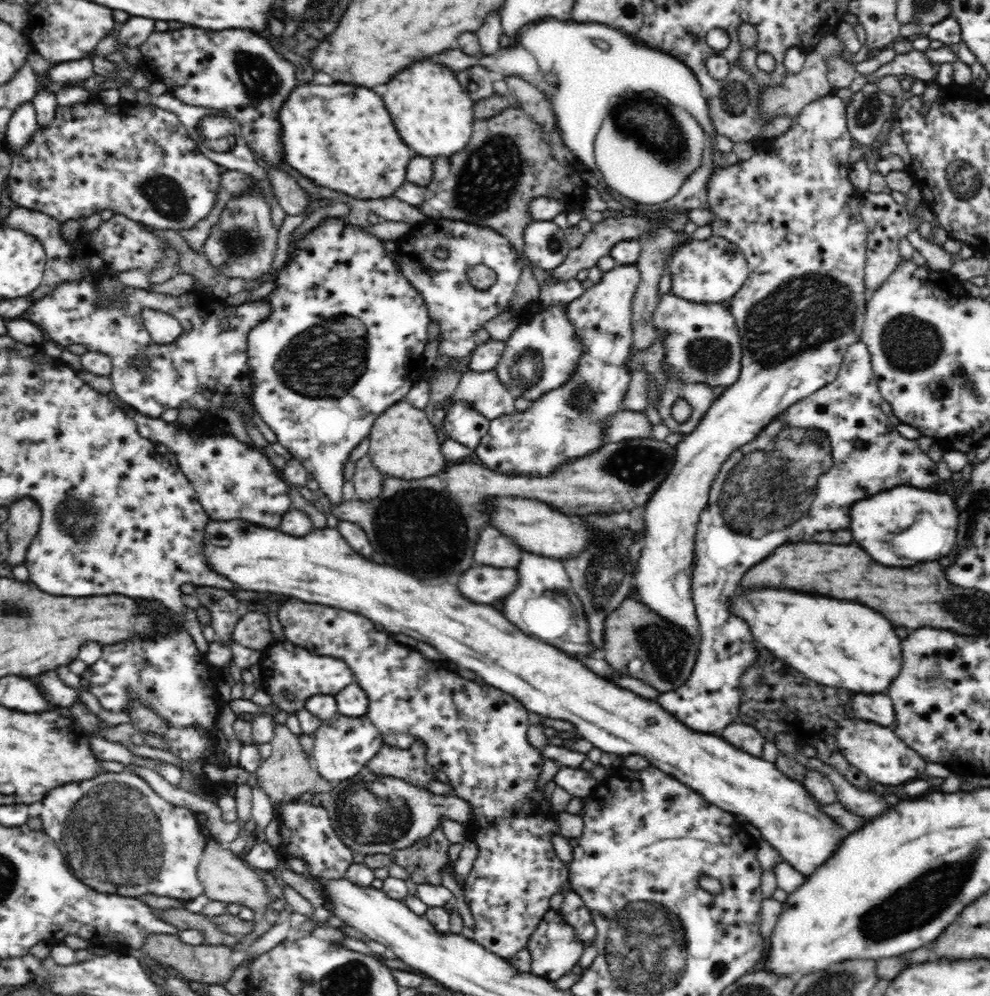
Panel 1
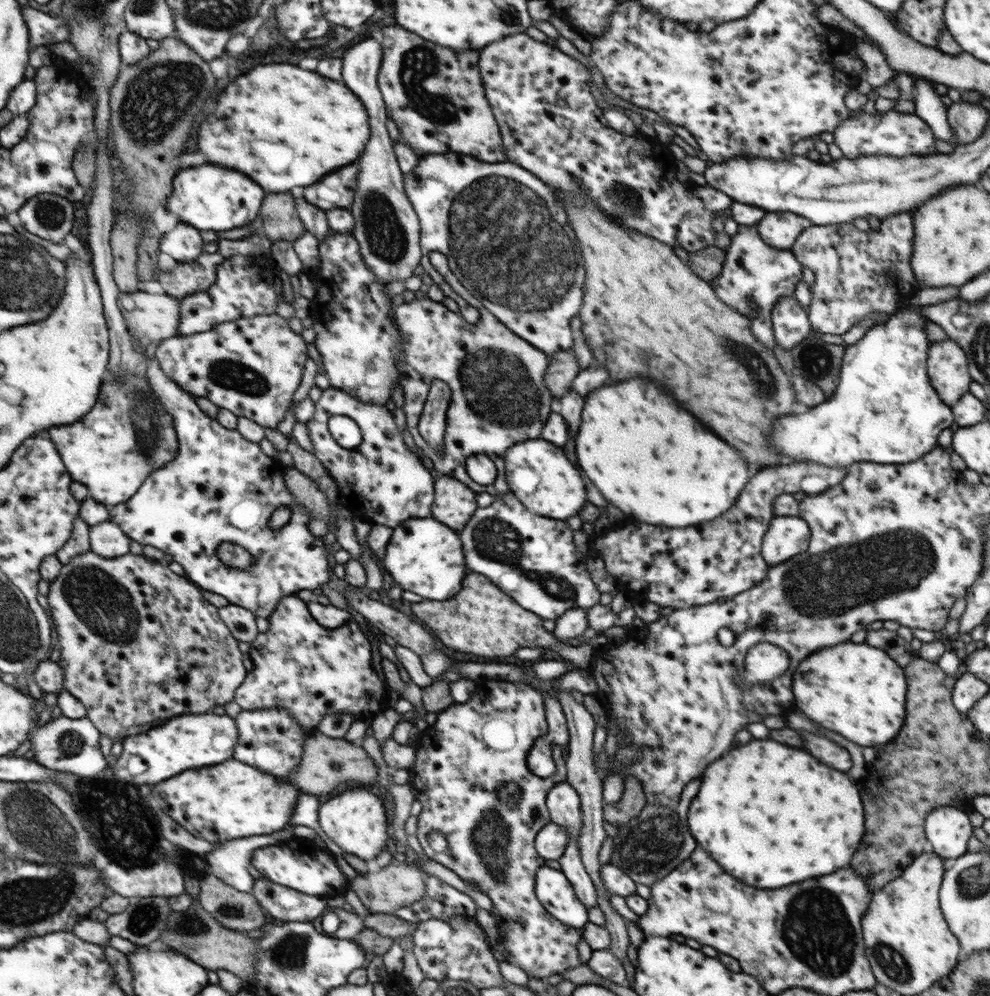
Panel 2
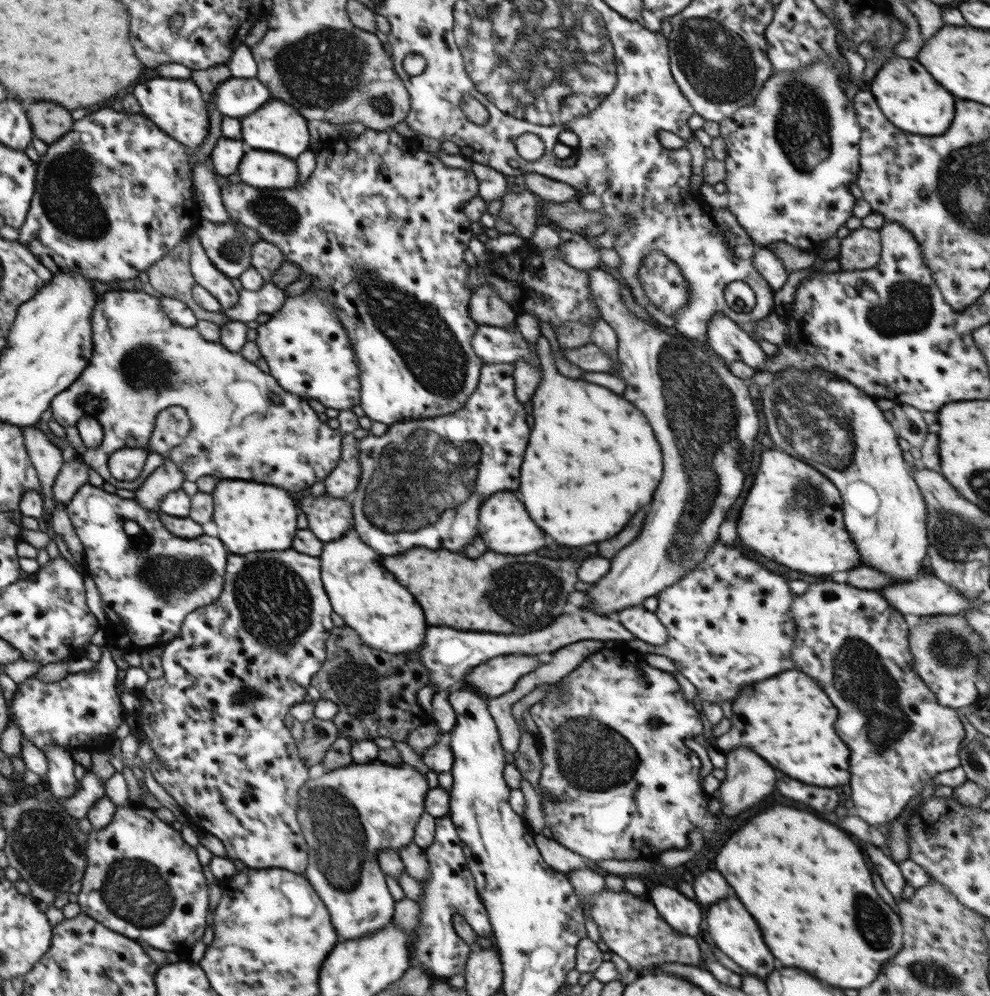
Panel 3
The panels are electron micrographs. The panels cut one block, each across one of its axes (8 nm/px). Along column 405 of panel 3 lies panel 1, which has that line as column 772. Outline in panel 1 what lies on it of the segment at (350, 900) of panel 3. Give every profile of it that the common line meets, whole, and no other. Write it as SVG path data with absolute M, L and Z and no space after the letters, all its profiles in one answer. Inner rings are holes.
M236 519L211 520L205 530L202 553L206 555L206 563L214 568L216 573L236 582L242 590L278 592L310 604L341 608L369 618L389 634L407 634L416 640L431 644L442 658L450 660L453 667L472 670L491 687L516 698L527 711L536 712L541 718L548 717L572 723L576 727L576 736L589 740L600 751L613 756L620 755L622 758L630 754L644 756L650 765L676 777L678 781L700 793L709 803L719 806L727 813L742 814L747 819L746 824L755 826L760 831L761 838L779 852L782 860L791 864L806 878L814 874L816 868L824 864L842 842L841 825L835 818L830 818L822 812L822 804L814 799L802 782L790 779L772 762L766 762L762 757L751 756L734 747L734 744L724 740L720 734L712 735L687 728L657 702L644 699L630 690L610 683L584 666L577 658L536 637L524 634L493 604L474 603L466 599L456 584L444 580L444 584L428 586L422 579L410 576L406 572L398 572L398 568L394 566L382 566L372 560L366 560L366 557L358 554L346 542L341 532L334 528L313 529L310 534L300 538ZM216 536L230 538L230 544L214 546L212 538Z

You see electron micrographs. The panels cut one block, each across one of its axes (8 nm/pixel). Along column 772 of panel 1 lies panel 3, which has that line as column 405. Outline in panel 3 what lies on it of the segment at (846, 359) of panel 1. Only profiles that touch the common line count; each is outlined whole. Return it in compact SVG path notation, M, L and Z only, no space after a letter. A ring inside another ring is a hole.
M510 363L485 364L481 368L476 390L459 411L428 420L391 424L386 433L380 437L370 434L358 440L361 476L351 505L353 527L358 531L364 544L384 556L396 556L414 546L426 546L432 550L448 548L456 552L466 544L470 544L472 538L476 536L479 506L491 494L518 490L520 464L528 446L531 430L526 423L527 413L524 404L518 400L515 393L513 372L514 365Z

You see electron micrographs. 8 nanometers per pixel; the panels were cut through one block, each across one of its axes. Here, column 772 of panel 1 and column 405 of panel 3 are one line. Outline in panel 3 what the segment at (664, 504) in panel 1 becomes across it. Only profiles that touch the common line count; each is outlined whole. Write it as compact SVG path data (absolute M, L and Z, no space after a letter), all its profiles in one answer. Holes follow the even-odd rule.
M394 127L381 131L367 128L357 138L347 137L332 145L324 144L316 153L317 167L308 179L301 185L297 184L287 189L259 189L260 192L256 192L244 181L237 184L230 183L227 176L218 174L212 168L214 178L220 187L223 206L232 223L242 224L258 231L262 241L270 241L274 247L278 247L285 260L300 267L301 277L312 277L309 288L323 288L331 293L331 301L337 308L338 318L347 332L348 341L352 343L352 349L356 353L355 359L359 364L359 405L370 420L383 422L388 427L391 424L428 420L459 411L476 390L483 367L482 359L472 352L470 346L470 340L476 334L479 324L469 315L471 290L466 284L469 267L464 261L464 251L469 248L474 238L473 234L477 231L477 227L466 217L464 210L468 201L478 196L478 179L471 170L448 167L438 157L419 147L414 153L410 153L410 146L404 140L405 138L395 131Z

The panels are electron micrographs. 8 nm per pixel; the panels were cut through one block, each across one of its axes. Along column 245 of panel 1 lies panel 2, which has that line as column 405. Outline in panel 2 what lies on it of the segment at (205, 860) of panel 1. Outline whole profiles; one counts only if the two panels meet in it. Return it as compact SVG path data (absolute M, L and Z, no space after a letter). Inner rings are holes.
M407 862L385 866L379 870L356 875L349 885L356 892L362 904L370 913L395 914L396 909L418 902L426 894L426 878L428 874L416 865Z

